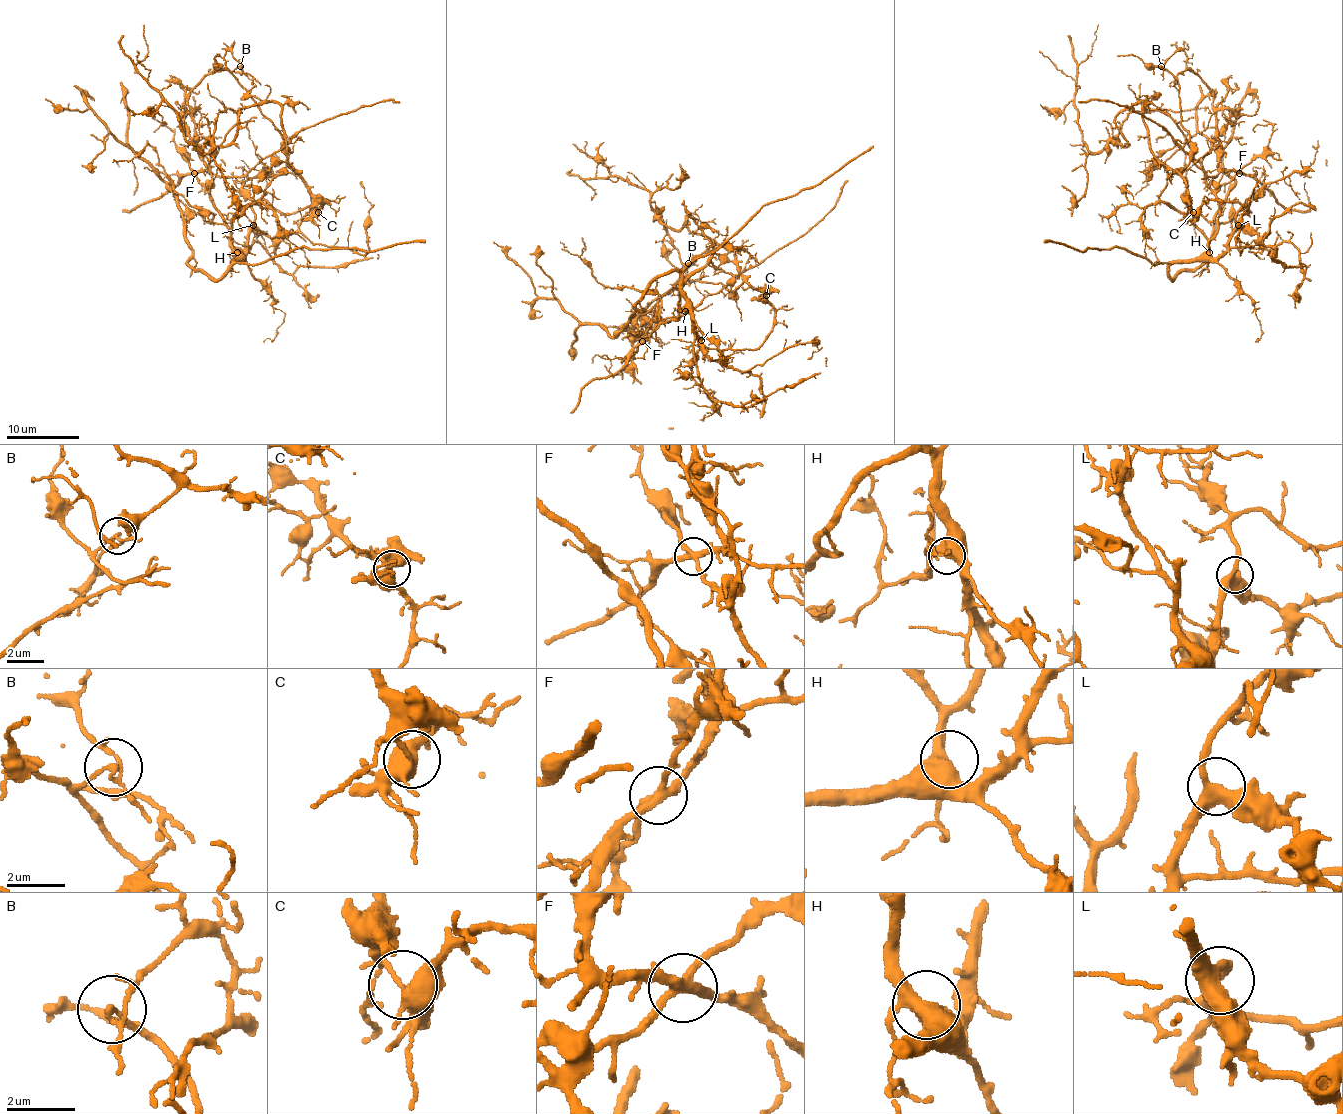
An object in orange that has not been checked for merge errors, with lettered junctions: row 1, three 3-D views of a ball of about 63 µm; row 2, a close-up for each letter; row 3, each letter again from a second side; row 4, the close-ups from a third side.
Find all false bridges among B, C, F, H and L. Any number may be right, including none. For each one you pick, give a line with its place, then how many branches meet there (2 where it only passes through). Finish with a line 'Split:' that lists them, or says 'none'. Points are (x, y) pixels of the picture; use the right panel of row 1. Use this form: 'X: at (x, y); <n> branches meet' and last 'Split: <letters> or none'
B: at (1161, 66); 3 branches meet
C: at (1193, 212); 4 branches meet
F: at (1239, 173); 4 branches meet
Split: B, C, F

